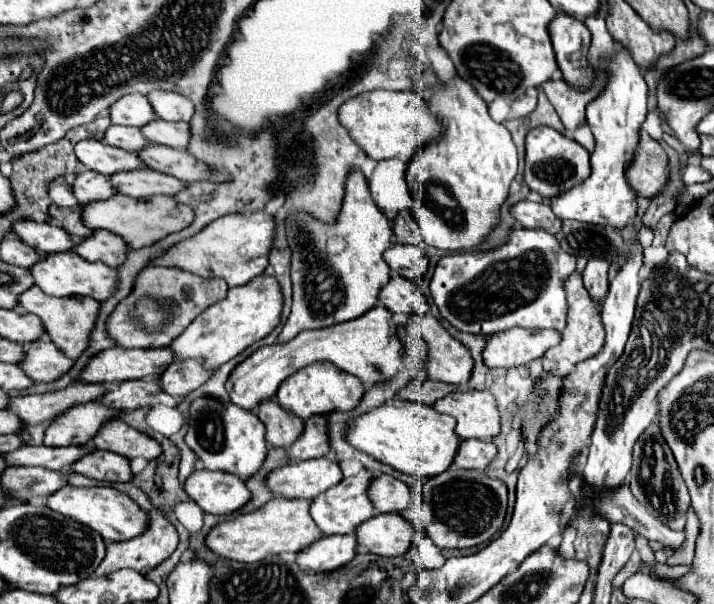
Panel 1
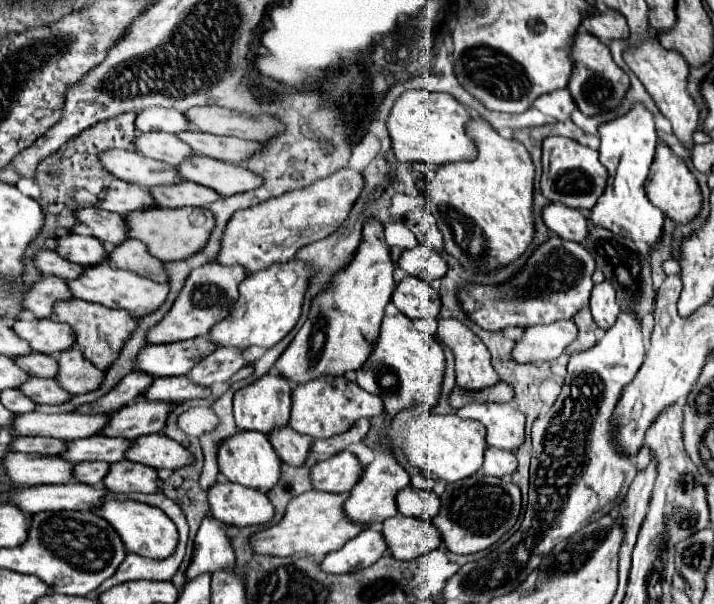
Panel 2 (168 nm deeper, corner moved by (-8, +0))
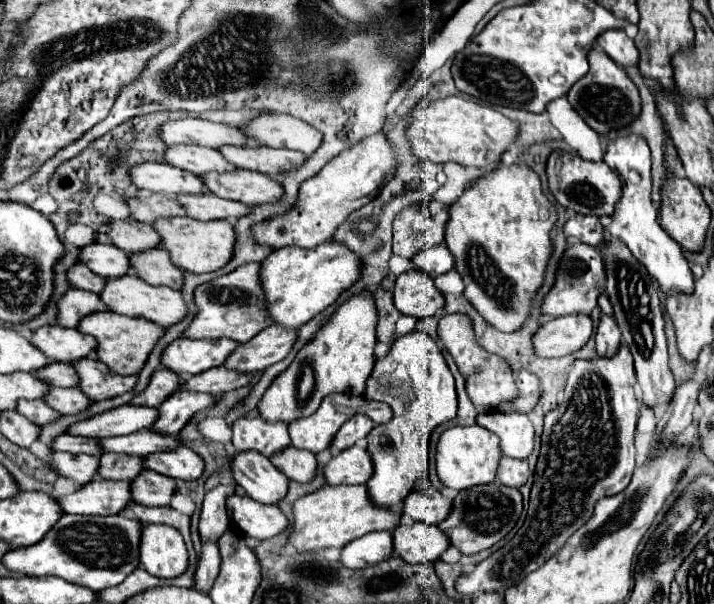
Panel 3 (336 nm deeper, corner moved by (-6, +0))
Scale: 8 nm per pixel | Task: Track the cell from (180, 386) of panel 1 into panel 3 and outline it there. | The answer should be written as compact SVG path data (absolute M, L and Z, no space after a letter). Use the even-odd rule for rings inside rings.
M278 325L268 327L266 331L258 333L248 343L242 343L234 355L224 363L228 369L234 371L264 371L266 367L282 361L292 345L298 339L298 329L284 329Z

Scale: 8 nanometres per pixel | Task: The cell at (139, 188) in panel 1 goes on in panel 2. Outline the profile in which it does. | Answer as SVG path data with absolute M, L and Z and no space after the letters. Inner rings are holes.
M178 181L172 185L158 185L150 189L150 195L156 205L160 207L208 207L220 195L204 185L196 185L192 181Z

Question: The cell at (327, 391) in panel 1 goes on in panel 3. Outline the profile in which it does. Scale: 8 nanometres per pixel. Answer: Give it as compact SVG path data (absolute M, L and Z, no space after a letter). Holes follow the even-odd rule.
M328 395L322 403L320 403L320 407L318 407L318 411L314 413L314 415L310 415L310 417L306 417L306 419L298 419L298 423L290 423L290 439L292 439L292 447L296 447L296 449L306 449L306 451L310 451L310 453L320 453L320 451L324 451L324 449L328 449L330 447L330 443L332 443L332 439L334 439L334 435L338 433L338 429L342 427L342 423L346 423L350 417L354 417L356 413L364 413L364 415L368 415L376 425L382 425L382 423L388 423L390 419L392 419L392 409L390 409L390 405L386 405L386 403L378 403L378 401L366 401L364 397L358 397L358 399L354 399L352 395Z

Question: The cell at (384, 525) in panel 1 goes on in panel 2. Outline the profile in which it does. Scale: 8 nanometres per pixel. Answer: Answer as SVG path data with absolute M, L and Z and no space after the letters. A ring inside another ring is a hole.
M396 515L382 523L382 537L392 557L402 561L422 557L442 543L440 533L430 521L404 515Z

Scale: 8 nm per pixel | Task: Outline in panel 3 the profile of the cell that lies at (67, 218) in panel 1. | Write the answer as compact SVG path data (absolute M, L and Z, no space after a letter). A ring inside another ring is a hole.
M112 221L108 235L112 243L126 253L142 253L160 245L156 229L140 221Z

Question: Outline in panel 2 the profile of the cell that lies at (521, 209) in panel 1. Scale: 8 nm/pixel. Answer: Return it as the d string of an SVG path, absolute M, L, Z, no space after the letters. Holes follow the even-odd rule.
M550 203L542 207L542 221L548 231L568 241L580 243L580 239L584 239L584 235L588 233L586 217L578 209L564 207L562 203Z

